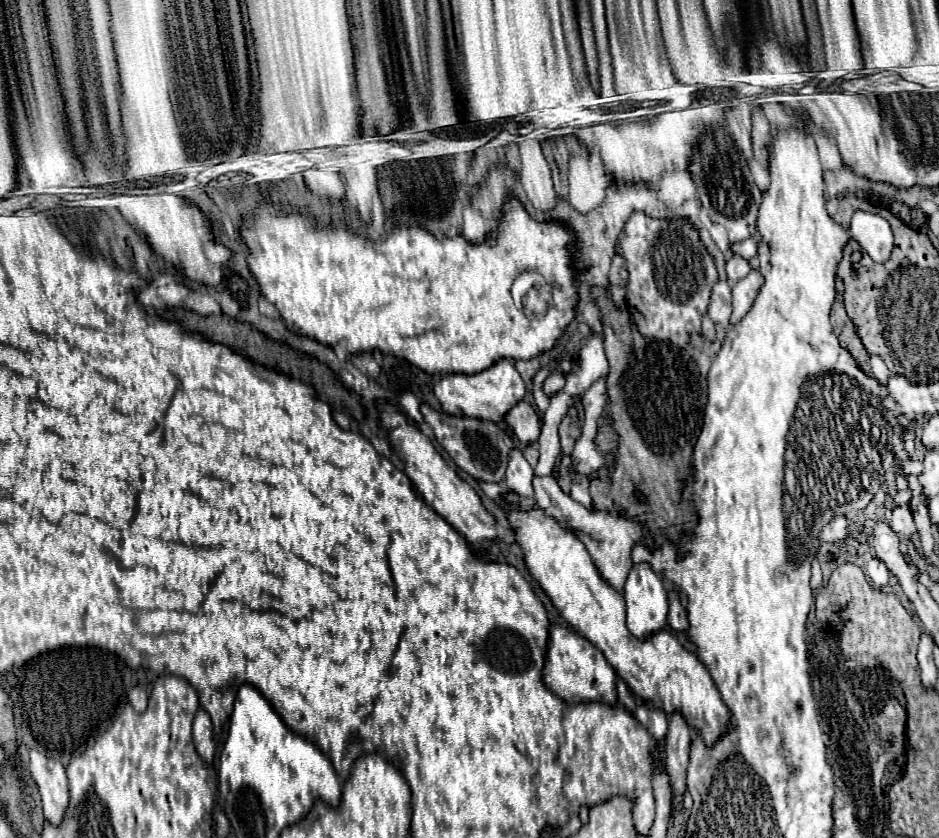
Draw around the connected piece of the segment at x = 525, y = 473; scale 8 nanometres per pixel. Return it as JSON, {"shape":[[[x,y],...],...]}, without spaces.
{"shape":[[[516,449],[516,453],[512,453],[512,461],[508,463],[508,471],[504,477],[504,485],[506,489],[518,493],[520,497],[532,497],[532,467],[528,465],[528,461],[522,457],[520,449]]]}

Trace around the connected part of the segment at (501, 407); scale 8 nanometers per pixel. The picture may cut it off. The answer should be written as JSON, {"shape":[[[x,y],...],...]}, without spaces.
{"shape":[[[500,359],[488,369],[474,375],[464,373],[445,375],[434,385],[434,395],[440,401],[440,407],[444,413],[456,415],[456,417],[476,417],[484,421],[496,421],[496,423],[502,421],[504,413],[512,405],[516,405],[524,397],[524,393],[526,393],[524,381],[520,373],[514,369],[512,361],[508,359]]]}

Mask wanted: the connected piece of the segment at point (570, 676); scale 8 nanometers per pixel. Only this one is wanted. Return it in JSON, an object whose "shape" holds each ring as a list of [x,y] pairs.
{"shape":[[[552,625],[546,649],[546,661],[542,669],[544,685],[554,691],[564,701],[580,703],[580,701],[602,701],[614,705],[616,697],[616,671],[604,659],[604,655],[582,635],[564,625]]]}

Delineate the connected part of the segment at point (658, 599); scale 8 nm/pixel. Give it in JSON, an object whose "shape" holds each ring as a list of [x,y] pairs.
{"shape":[[[634,565],[624,585],[624,601],[626,601],[626,621],[628,629],[634,637],[646,639],[652,633],[658,633],[668,627],[668,591],[660,575],[656,575],[650,565]]]}

